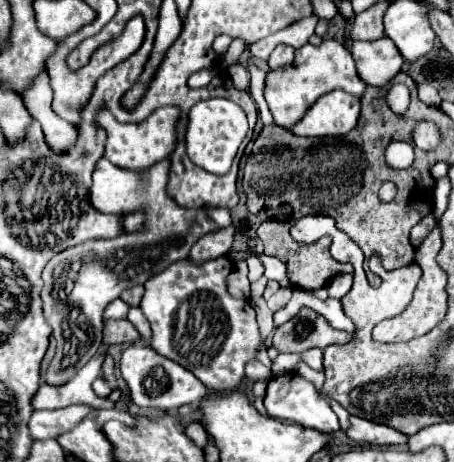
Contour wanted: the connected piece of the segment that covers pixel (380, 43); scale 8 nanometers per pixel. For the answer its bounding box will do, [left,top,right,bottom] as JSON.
[352,37,404,87]

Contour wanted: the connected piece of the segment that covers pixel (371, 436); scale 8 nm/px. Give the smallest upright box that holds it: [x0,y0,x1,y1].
[344,417,408,445]

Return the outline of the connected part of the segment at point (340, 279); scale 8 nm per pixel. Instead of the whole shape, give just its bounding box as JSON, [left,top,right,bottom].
[326,273,352,299]

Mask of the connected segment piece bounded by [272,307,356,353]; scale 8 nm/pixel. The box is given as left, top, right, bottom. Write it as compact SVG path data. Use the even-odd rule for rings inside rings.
M302 307L294 319L276 329L272 345L278 353L302 353L312 347L326 349L328 345L346 345L354 335L354 331L348 333L334 329L320 313L310 307Z

